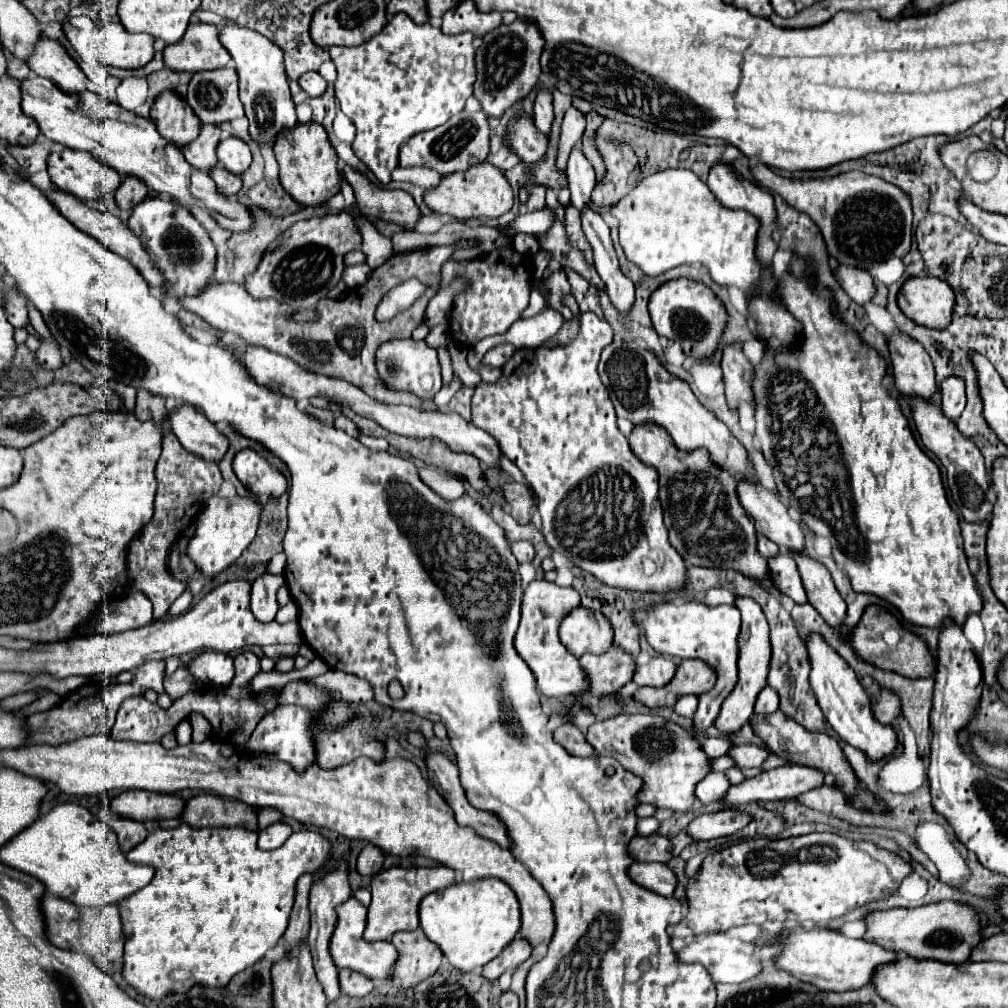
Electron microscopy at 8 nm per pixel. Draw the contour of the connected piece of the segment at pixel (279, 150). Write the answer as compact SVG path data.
M297 122L293 128L279 132L273 144L275 158L279 162L279 180L281 186L305 206L317 206L327 202L339 192L341 178L337 172L337 154L333 152L325 128L317 122Z

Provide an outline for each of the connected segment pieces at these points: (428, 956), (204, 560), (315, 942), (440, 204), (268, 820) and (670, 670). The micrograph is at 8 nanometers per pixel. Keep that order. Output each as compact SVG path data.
M421 928L413 932L397 932L391 942L399 952L399 958L393 964L391 980L399 988L415 988L419 982L437 972L443 952L423 934Z
M213 496L205 502L205 508L199 514L197 530L195 536L187 544L187 558L197 566L197 570L207 576L215 578L223 570L227 570L239 556L241 552L251 544L255 538L255 530L259 524L259 512L261 504L255 502L255 498L219 498Z
M347 860L335 862L335 870L327 872L319 880L315 880L313 886L311 886L311 898L309 898L311 930L309 930L309 936L307 936L307 944L309 944L311 956L313 956L313 966L315 966L317 978L323 984L323 990L325 990L329 1000L335 1000L341 994L339 980L337 980L337 966L333 964L331 954L329 954L329 936L333 934L333 928L335 928L335 922L337 922L335 906L345 902L349 896L351 896L351 886L349 886L349 864L347 864Z
M481 162L481 164L473 164L467 172L453 172L443 176L435 188L425 192L423 202L439 214L451 214L457 218L483 218L483 216L499 218L501 214L511 210L513 192L511 192L511 184L497 166L489 162Z
M259 808L257 810L257 826L259 826L259 830L263 830L263 828L267 828L269 824L273 824L273 822L279 822L281 818L283 818L283 814L281 812L277 812L277 810L273 810L273 808Z
M663 656L659 658L651 658L649 664L645 666L637 666L635 670L635 676L633 676L633 682L637 686L665 686L671 682L671 678L675 676L675 664Z

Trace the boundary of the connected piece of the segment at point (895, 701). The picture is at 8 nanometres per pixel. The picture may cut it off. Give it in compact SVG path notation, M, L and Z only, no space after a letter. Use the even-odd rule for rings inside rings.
M881 690L877 704L873 706L873 714L879 722L883 724L893 724L893 720L901 714L901 704L899 698L887 690Z

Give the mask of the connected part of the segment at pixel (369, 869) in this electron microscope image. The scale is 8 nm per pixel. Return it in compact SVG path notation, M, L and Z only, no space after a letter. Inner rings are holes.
M367 844L363 850L361 850L361 854L359 854L359 858L357 858L357 872L359 874L363 874L363 876L373 876L373 874L377 874L379 870L381 870L381 866L383 866L383 852L381 852L381 848L377 848L377 846L373 846L373 844Z

